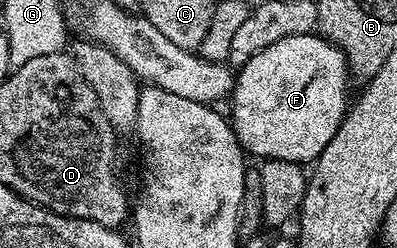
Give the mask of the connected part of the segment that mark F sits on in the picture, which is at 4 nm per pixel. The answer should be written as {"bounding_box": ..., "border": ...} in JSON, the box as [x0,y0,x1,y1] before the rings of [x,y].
{"bounding_box":[229,33,351,165],"border":[[[318,33],[284,37],[276,41],[276,45],[268,45],[268,49],[256,53],[256,57],[237,68],[229,113],[243,152],[250,157],[255,155],[258,161],[279,159],[303,165],[313,164],[320,153],[324,153],[328,141],[336,137],[336,129],[340,129],[348,110],[346,82],[351,82],[351,79],[345,53]]]}

